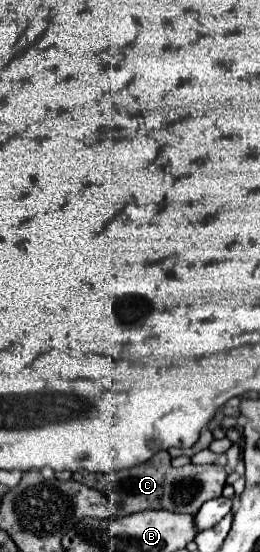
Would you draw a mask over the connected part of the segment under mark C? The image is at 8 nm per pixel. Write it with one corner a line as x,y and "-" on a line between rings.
159,451
153,455
147,463
121,469
113,477
103,475
103,473
87,473
87,471
77,471
73,473
75,481
81,481
83,485
91,489
99,489
115,507
119,507
121,515
137,513
137,511
147,511
147,509
165,509
173,513
191,513
195,515
199,507
215,497
221,497
221,491
225,487
227,471
221,465
185,465
175,469
171,465
171,457
167,451

